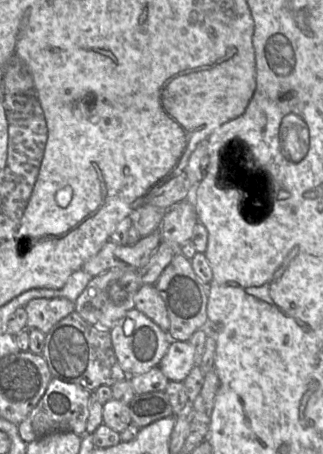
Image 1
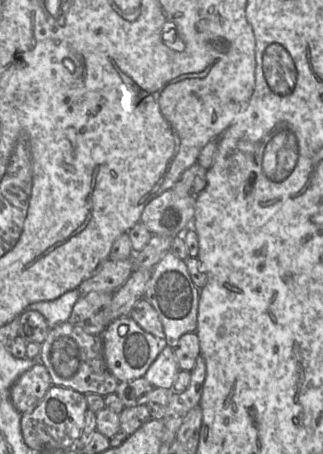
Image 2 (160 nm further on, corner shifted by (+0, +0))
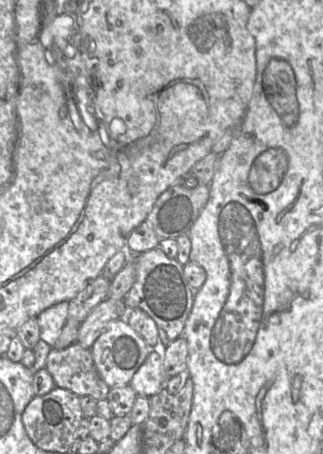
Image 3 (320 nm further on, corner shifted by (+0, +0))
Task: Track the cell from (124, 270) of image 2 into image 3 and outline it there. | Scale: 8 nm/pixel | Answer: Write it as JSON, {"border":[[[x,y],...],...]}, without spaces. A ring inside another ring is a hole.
{"border":[[[102,275],[90,281],[69,301],[67,320],[76,320],[82,323],[97,305],[109,297],[111,281]]]}

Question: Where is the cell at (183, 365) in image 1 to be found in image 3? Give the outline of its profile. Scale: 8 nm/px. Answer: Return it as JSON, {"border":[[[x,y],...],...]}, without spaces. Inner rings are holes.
{"border":[[[157,352],[148,355],[130,382],[137,395],[151,397],[165,388],[167,376],[163,361],[164,357]]]}

